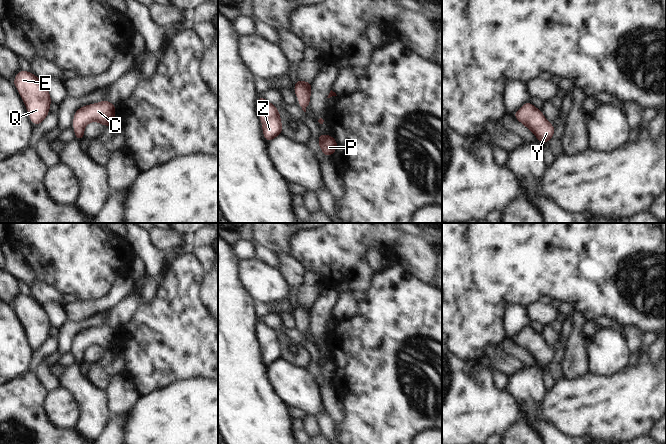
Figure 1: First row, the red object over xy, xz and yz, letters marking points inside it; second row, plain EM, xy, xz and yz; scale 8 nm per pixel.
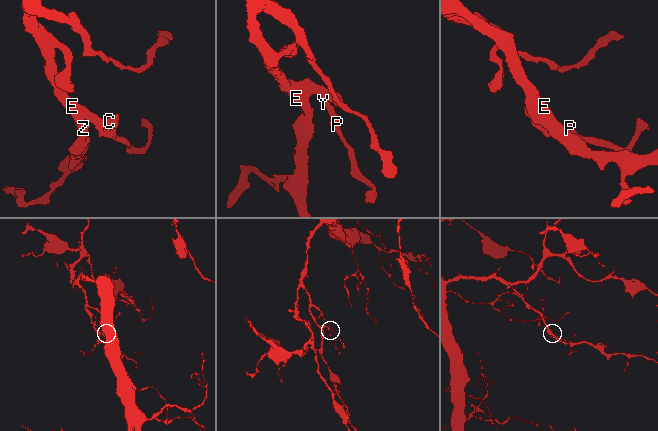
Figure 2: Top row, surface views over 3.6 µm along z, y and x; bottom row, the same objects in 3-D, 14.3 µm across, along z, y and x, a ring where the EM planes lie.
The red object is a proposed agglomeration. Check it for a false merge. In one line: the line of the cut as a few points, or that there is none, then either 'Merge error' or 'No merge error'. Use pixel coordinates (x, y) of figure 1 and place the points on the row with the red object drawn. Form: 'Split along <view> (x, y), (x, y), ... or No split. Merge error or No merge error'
No split. No merge error

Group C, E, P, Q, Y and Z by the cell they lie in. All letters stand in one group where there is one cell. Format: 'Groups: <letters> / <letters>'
Groups: C E P Q Y Z

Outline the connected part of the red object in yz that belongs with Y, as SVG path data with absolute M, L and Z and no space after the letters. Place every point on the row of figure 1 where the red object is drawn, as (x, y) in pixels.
M530 102L513 114L524 126L529 128L541 143L547 143L555 131L555 127L544 118L542 110L534 107Z

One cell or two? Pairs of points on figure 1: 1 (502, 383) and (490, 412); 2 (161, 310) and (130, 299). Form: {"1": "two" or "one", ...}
{"1": "two", "2": "two"}

